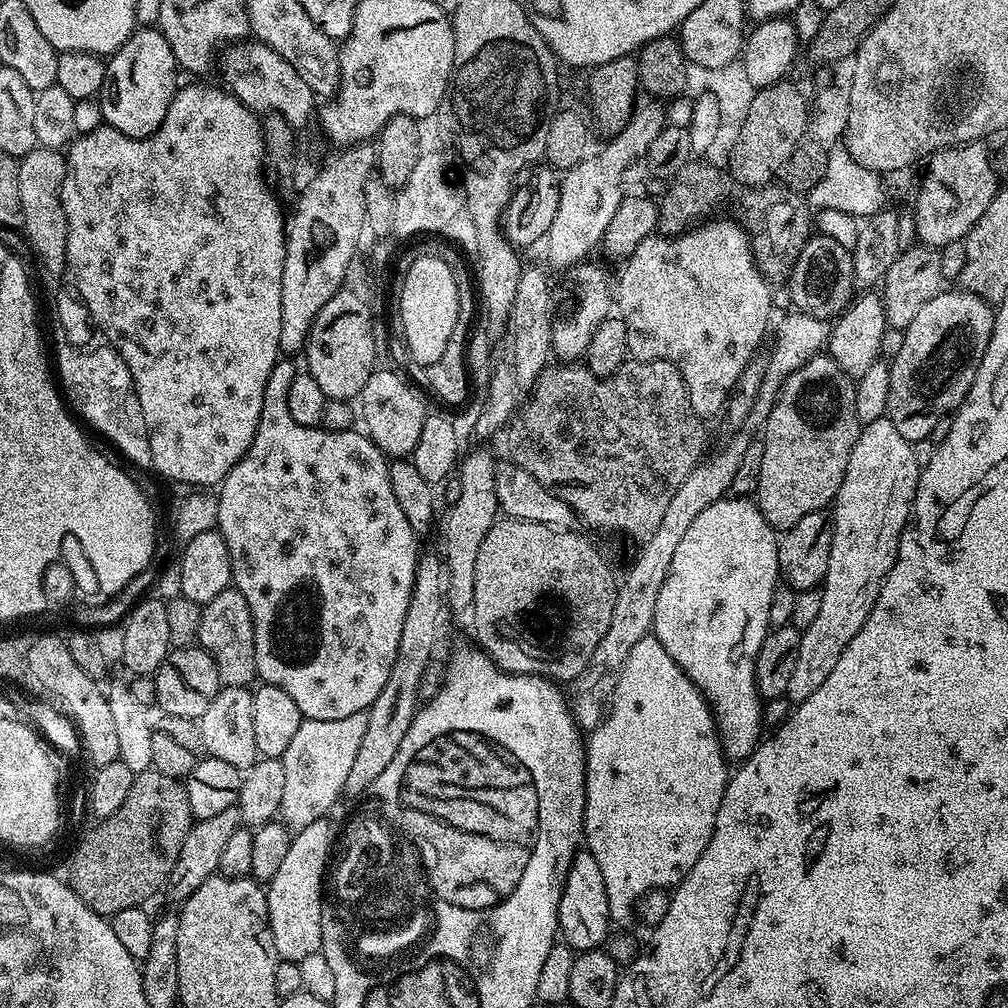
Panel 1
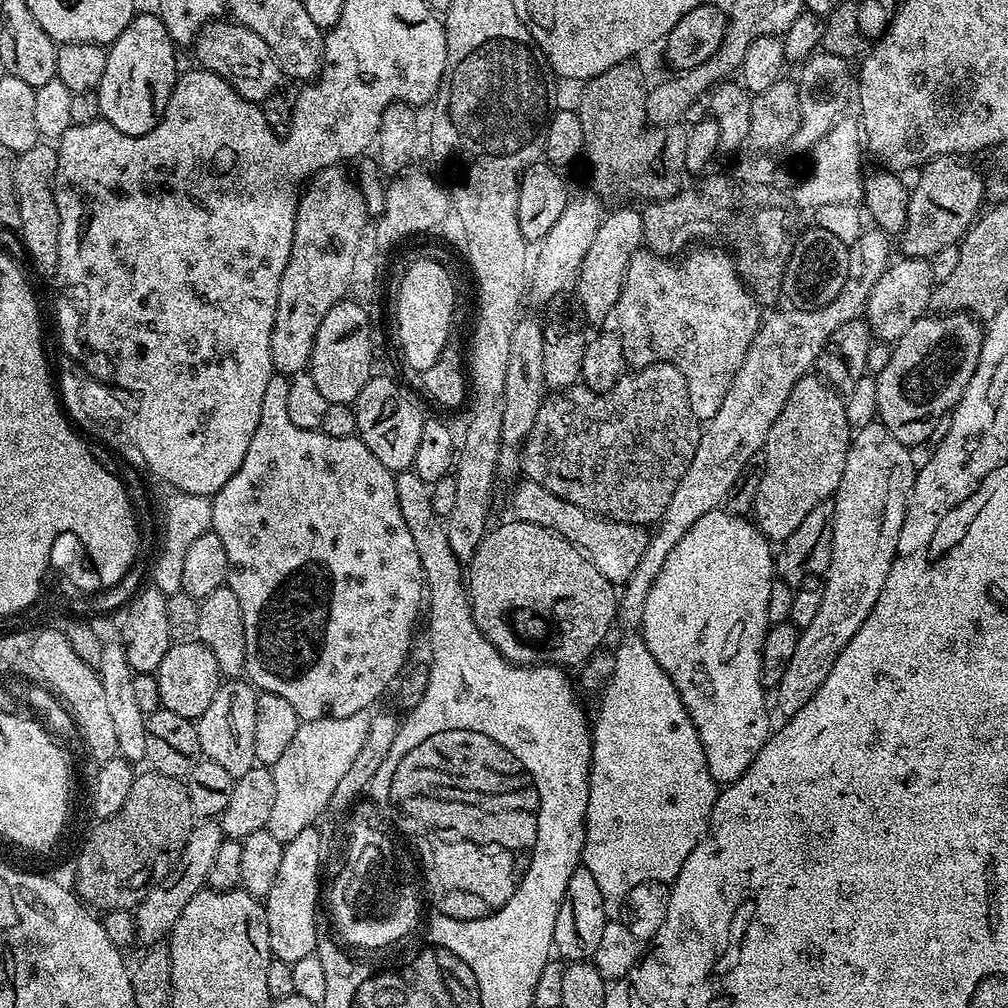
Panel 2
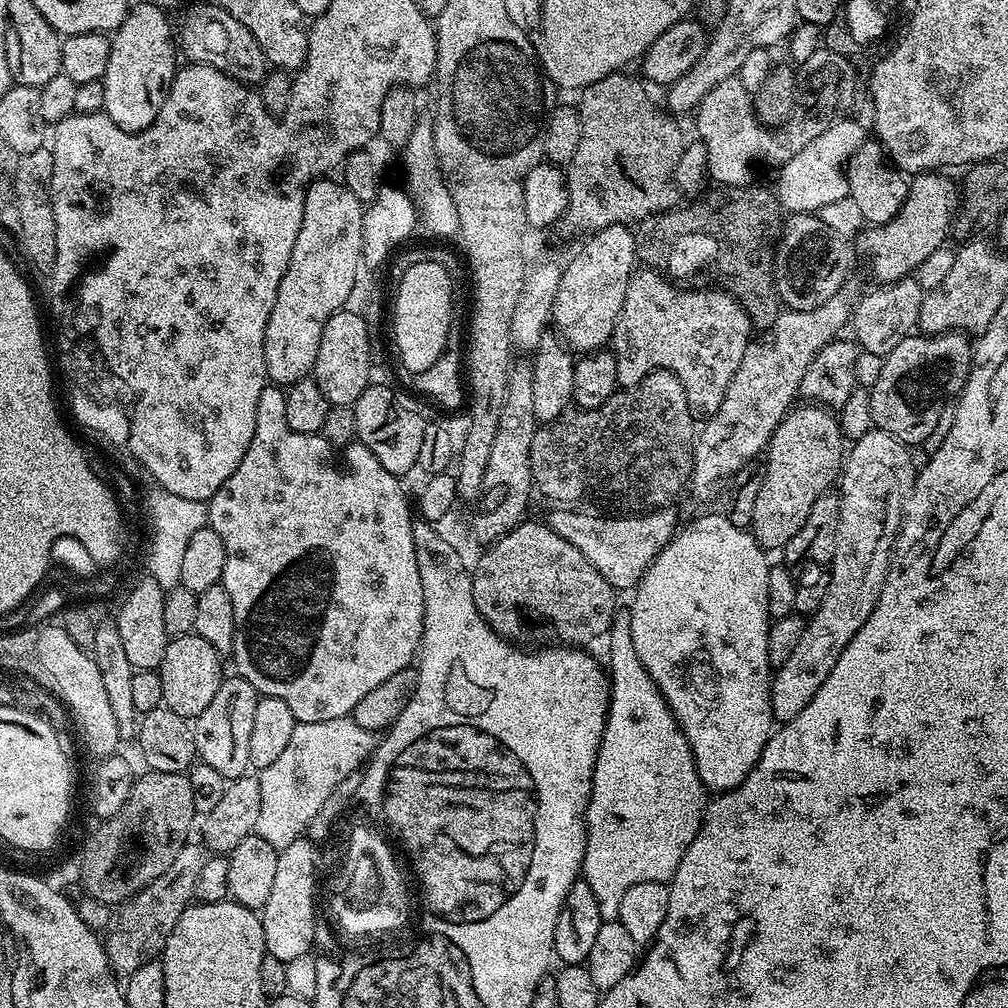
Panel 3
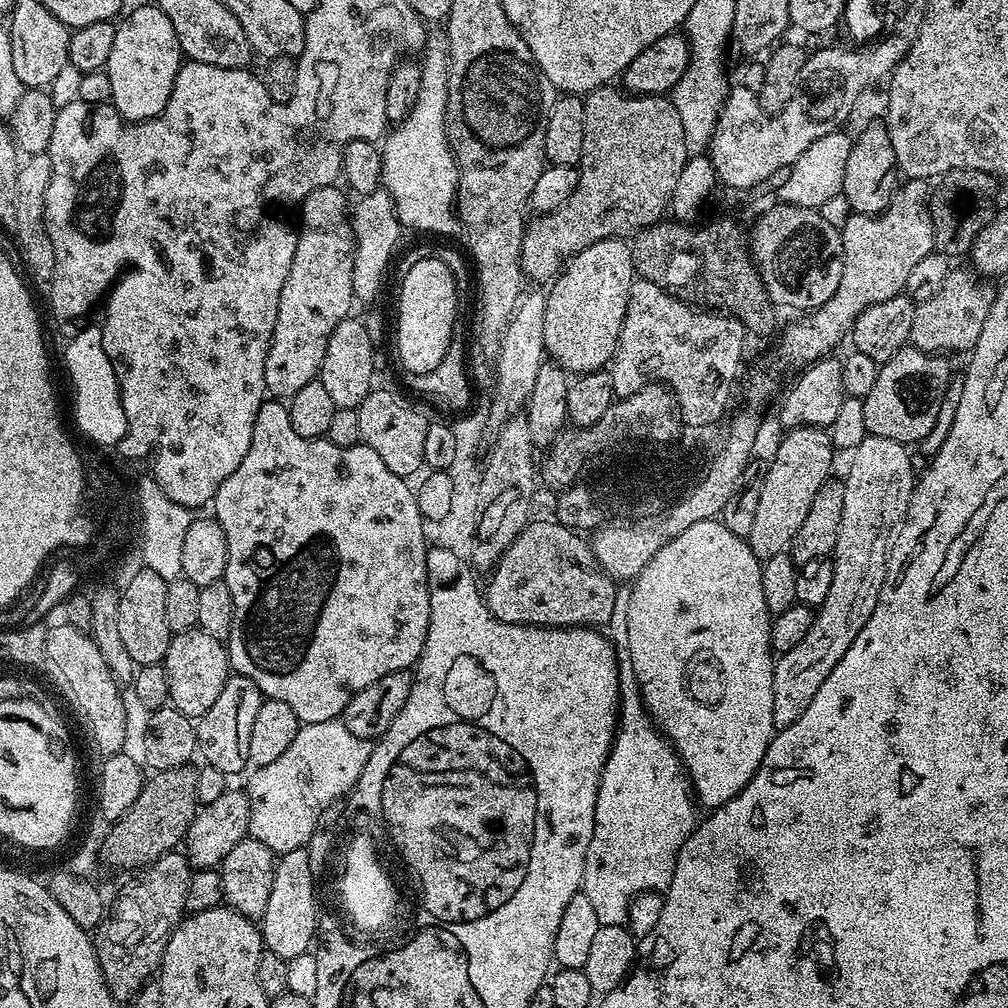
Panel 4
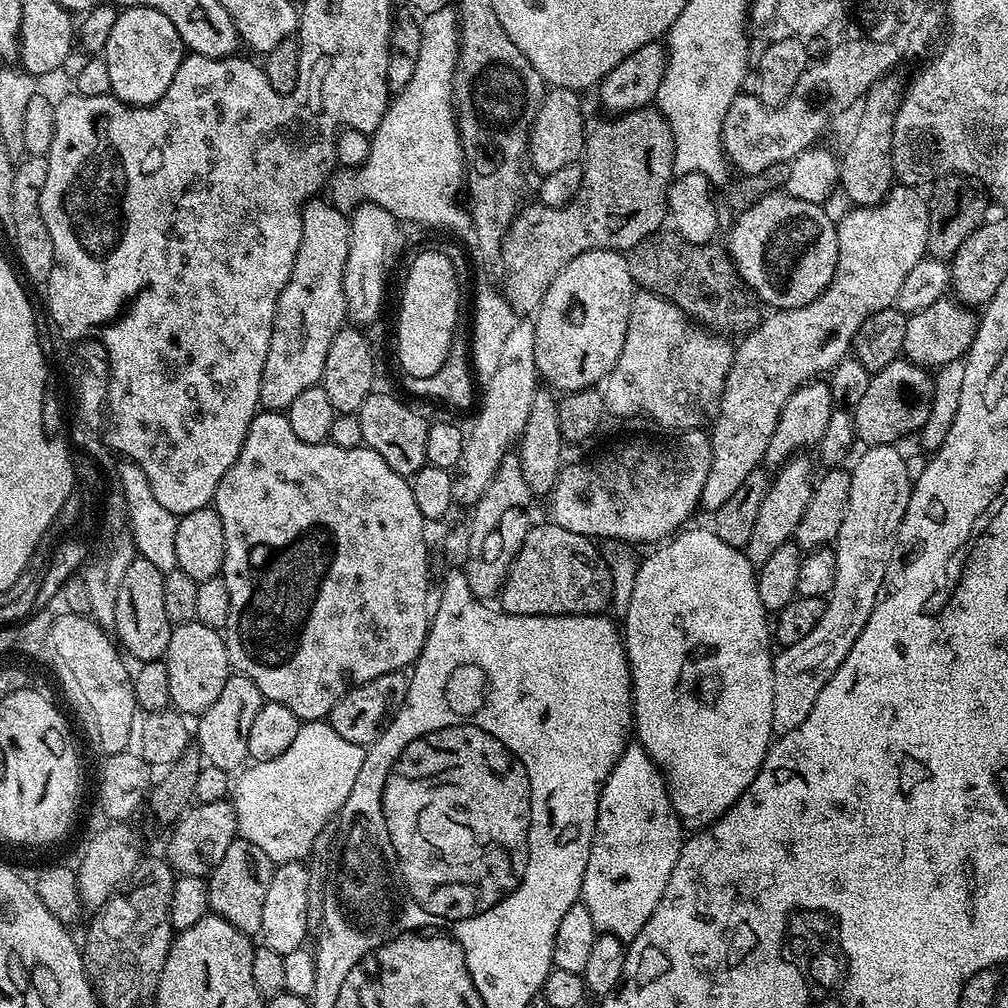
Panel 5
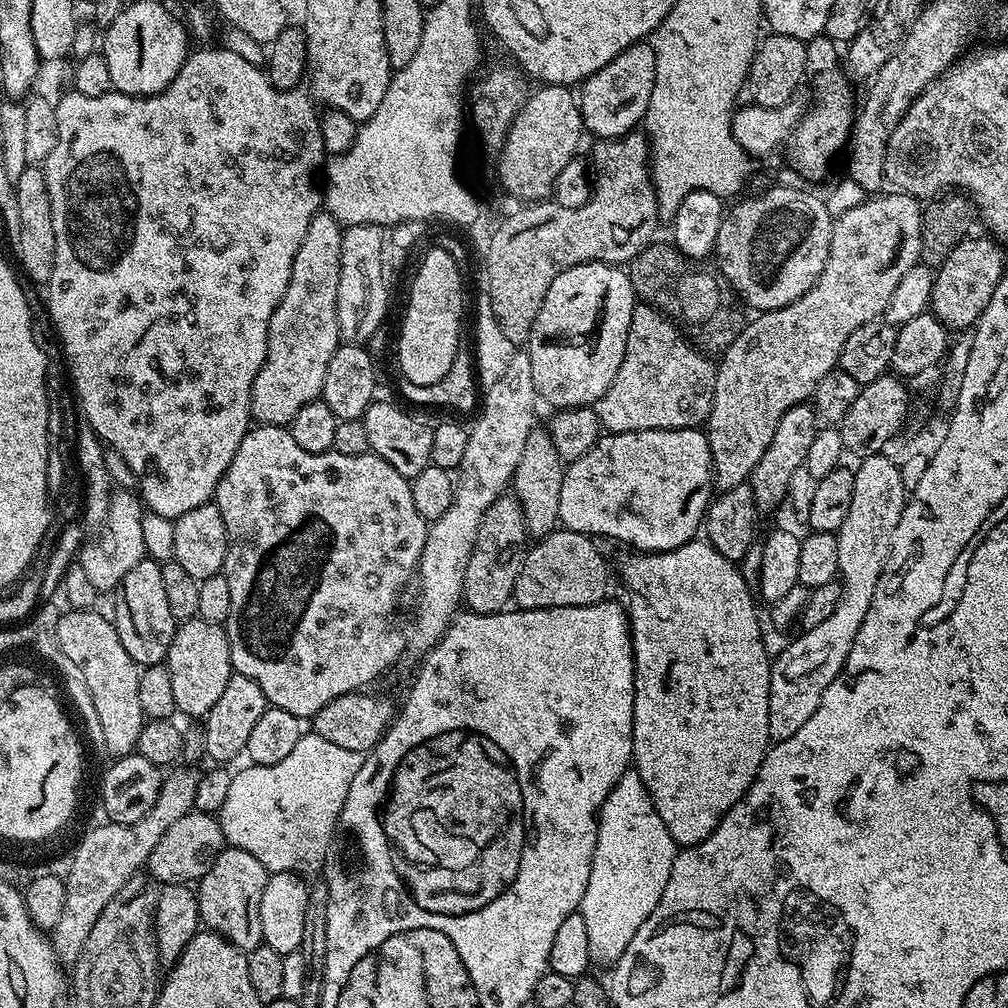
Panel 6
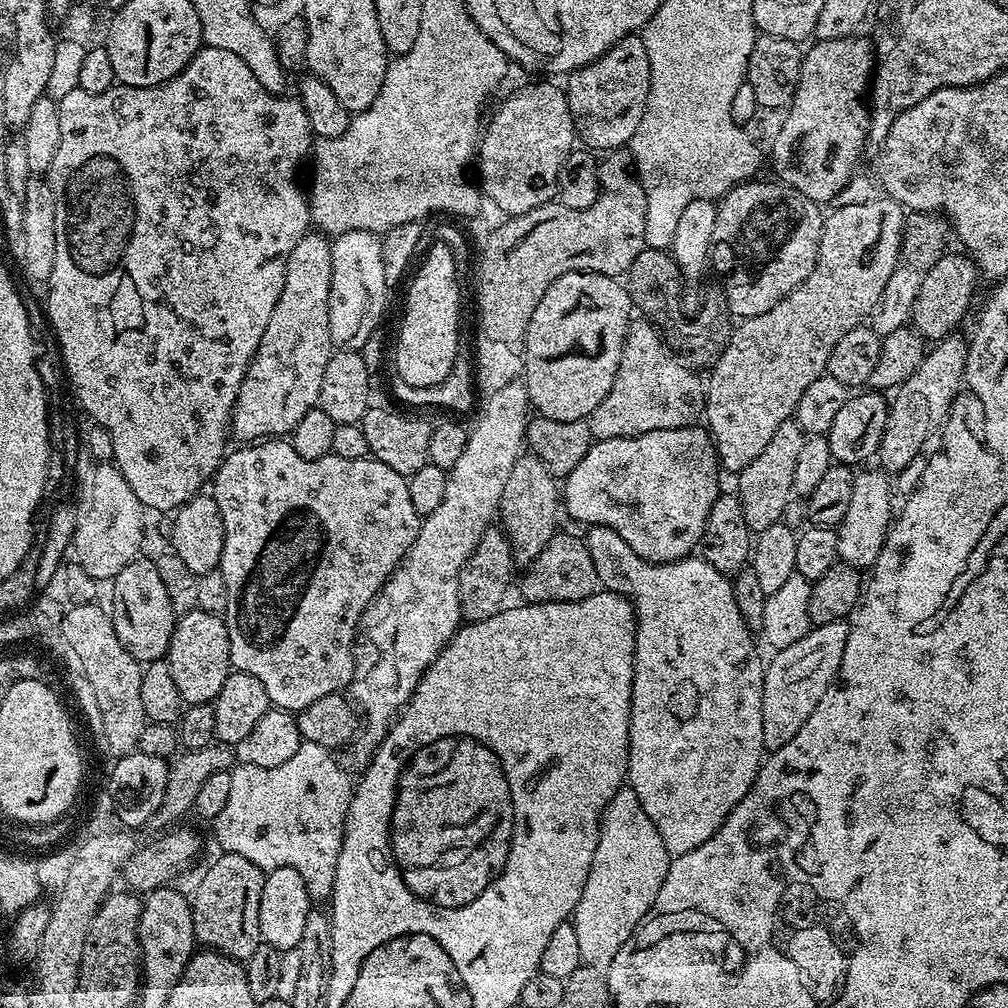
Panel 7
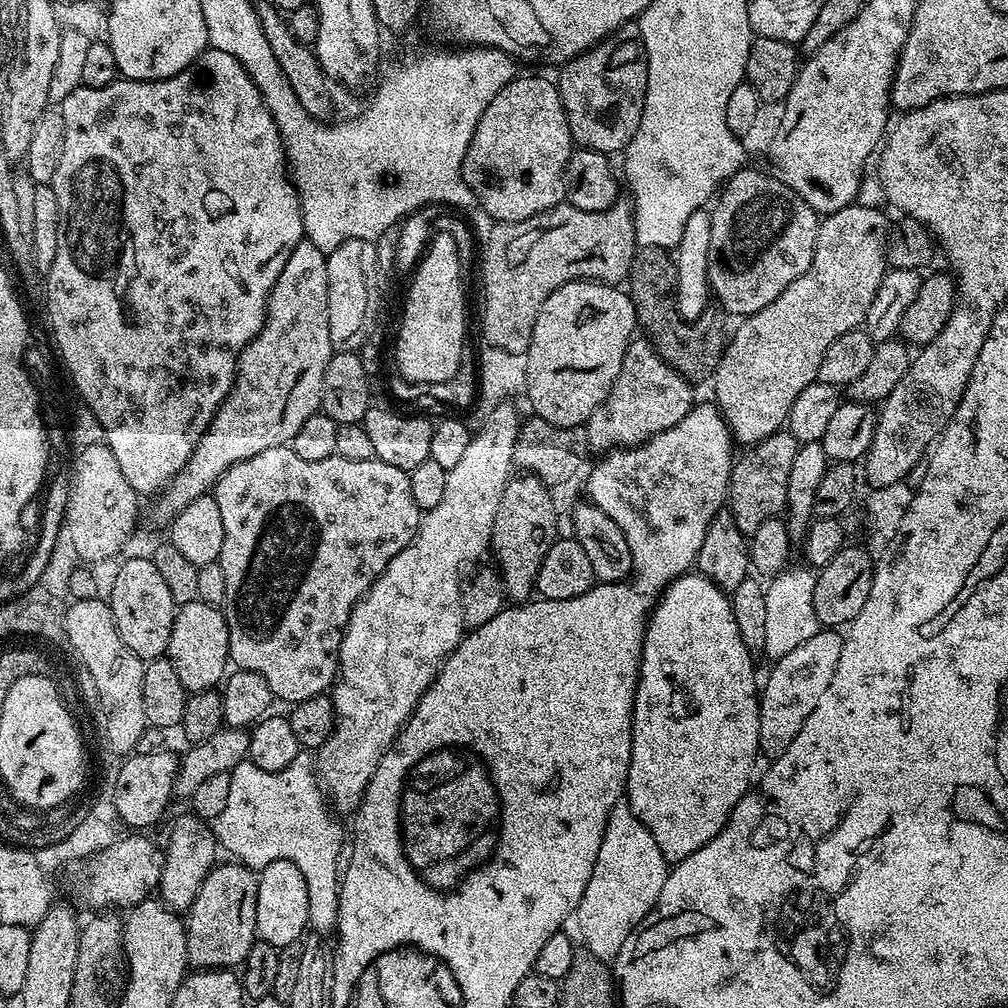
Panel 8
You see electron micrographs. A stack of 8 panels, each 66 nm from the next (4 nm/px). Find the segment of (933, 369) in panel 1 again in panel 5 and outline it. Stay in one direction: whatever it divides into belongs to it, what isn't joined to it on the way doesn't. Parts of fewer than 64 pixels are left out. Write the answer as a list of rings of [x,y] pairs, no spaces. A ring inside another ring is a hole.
[[[897,358],[882,370],[871,373],[866,394],[851,409],[856,440],[864,446],[895,445],[903,436],[919,433],[931,414],[933,373],[927,368]]]

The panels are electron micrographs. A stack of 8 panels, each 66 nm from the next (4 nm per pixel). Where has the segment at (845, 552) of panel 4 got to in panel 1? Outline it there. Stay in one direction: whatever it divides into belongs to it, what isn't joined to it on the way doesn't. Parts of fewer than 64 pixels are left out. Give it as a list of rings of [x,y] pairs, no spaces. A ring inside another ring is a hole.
[[[885,418],[861,427],[860,437],[856,439],[854,450],[846,462],[846,474],[842,478],[842,486],[830,512],[832,549],[824,582],[819,589],[822,594],[822,607],[818,609],[818,618],[814,618],[814,622],[810,622],[810,626],[800,633],[798,662],[790,674],[790,686],[786,693],[787,699],[792,699],[793,705],[801,704],[803,700],[810,698],[810,694],[814,694],[814,690],[818,690],[818,686],[826,682],[830,670],[834,670],[838,658],[842,658],[842,650],[846,650],[850,638],[854,638],[854,634],[862,630],[878,598],[878,590],[882,586],[884,576],[896,561],[900,535],[904,533],[904,526],[912,514],[912,499],[916,497],[920,469],[917,462],[914,462],[912,444],[902,438],[898,430],[894,430],[894,422]]]

